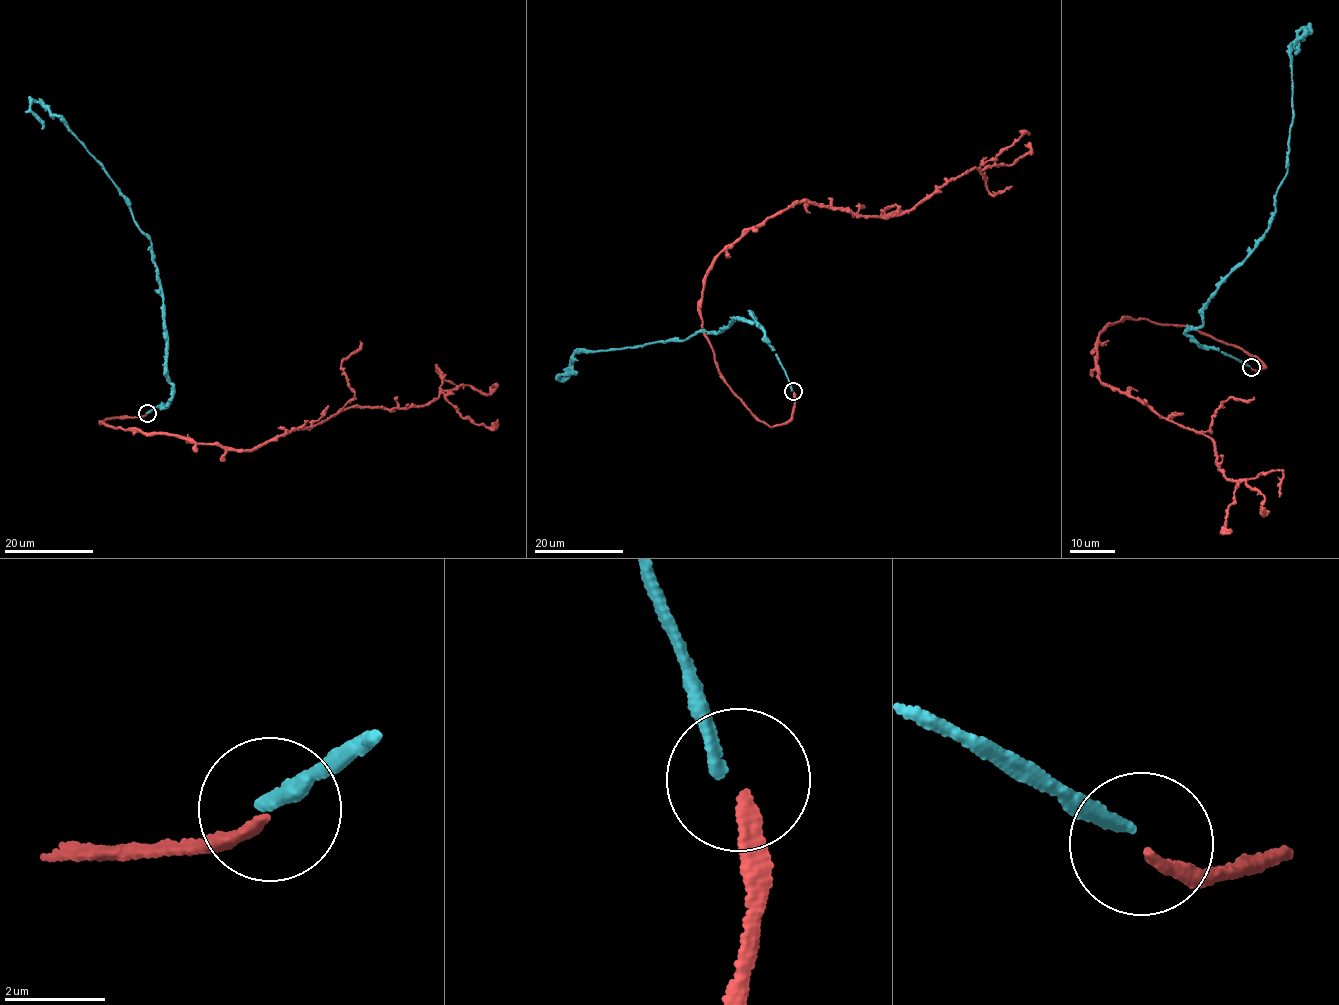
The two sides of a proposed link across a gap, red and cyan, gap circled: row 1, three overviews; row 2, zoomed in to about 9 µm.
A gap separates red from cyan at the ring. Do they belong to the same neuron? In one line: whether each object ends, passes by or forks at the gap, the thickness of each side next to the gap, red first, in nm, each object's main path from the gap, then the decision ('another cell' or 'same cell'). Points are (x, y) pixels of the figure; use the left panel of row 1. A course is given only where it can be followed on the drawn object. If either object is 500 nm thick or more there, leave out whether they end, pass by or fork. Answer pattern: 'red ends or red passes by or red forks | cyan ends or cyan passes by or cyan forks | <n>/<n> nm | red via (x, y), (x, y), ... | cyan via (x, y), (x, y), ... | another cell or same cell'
red ends | cyan ends | 240/280 nm | red via (147, 414), (99, 422), (240, 449), (360, 405), (422, 405), (465, 384), (489, 394), (497, 383) | cyan via (147, 412), (165, 406), (174, 392), (150, 237), (65, 122), (33, 101), (30, 111), (41, 129) | another cell

